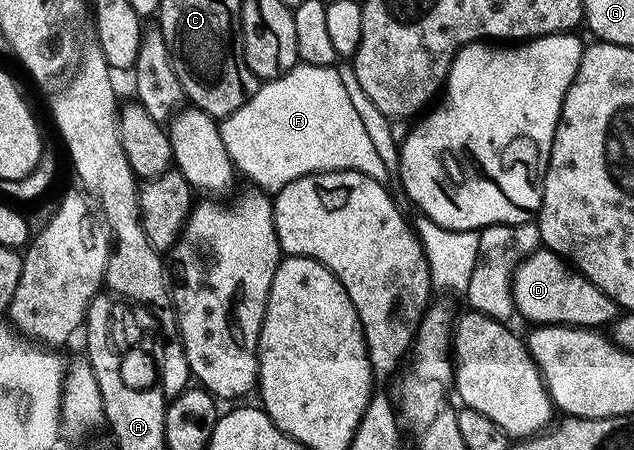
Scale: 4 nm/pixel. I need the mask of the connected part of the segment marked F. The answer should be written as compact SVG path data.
M299 62L290 72L278 76L275 80L267 80L254 91L253 96L240 110L221 121L224 146L228 150L230 160L235 169L251 180L255 189L267 194L276 194L288 182L313 172L335 172L336 170L352 170L364 174L373 180L385 181L386 160L378 149L376 141L370 137L342 76L337 67L312 66Z

